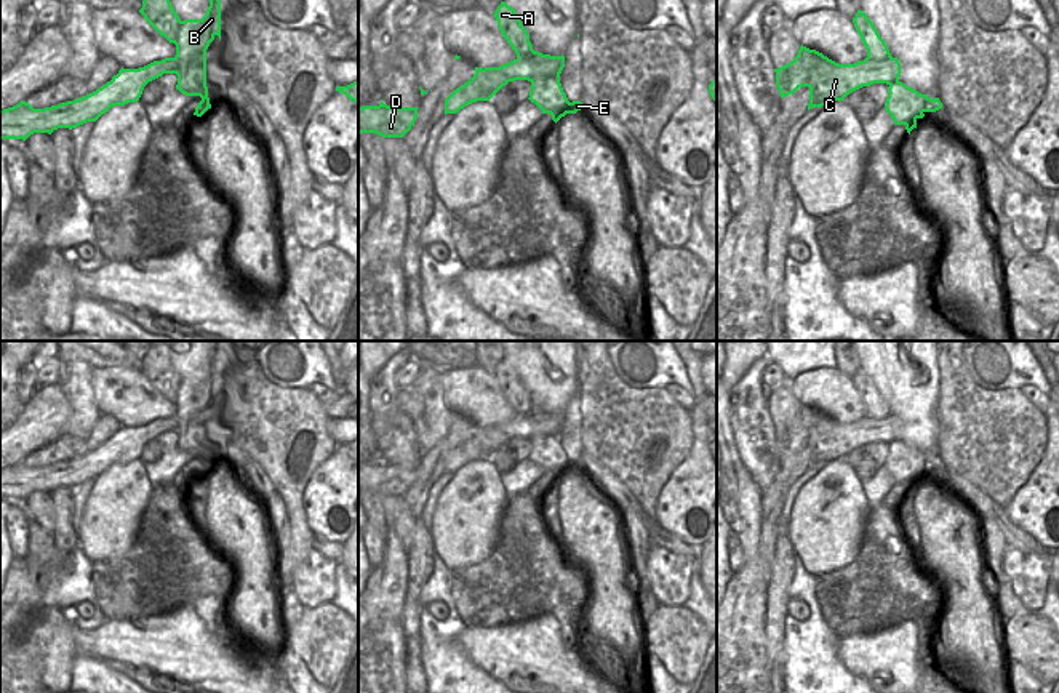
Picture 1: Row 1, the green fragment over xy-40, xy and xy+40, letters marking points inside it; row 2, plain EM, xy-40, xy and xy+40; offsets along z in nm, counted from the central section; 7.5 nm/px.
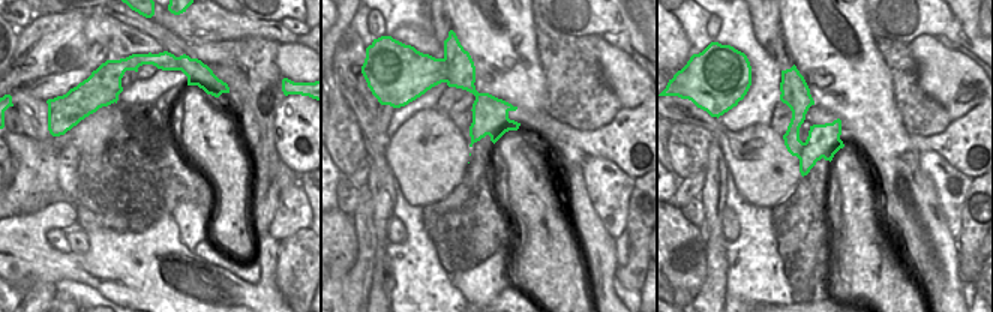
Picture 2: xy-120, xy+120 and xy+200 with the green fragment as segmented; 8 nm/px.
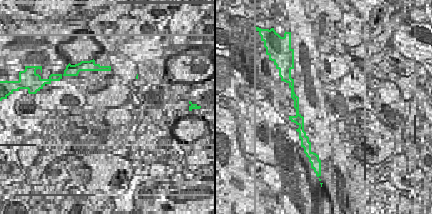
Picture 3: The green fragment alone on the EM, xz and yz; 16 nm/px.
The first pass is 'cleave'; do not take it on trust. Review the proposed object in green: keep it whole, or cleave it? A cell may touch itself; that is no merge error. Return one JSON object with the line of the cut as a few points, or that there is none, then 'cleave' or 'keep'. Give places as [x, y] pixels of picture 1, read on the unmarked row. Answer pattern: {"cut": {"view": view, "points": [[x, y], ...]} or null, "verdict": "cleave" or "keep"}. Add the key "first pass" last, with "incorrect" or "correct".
{"cut": {"view": "xy", "points": [[533, 410], [533, 431], [536, 436], [531, 440]]}, "verdict": "cleave", "first pass": "correct"}

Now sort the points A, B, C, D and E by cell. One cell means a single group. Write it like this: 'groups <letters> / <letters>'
groups A B E / C D

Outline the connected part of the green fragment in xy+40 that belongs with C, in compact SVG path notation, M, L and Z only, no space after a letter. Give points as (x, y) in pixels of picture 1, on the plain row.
M803 403L793 419L774 427L774 431L781 456L793 453L801 445L809 447L808 469L843 459L849 451L862 445L873 442L891 443L899 439L899 434L893 431L893 415L883 419L865 416L854 423L838 423Z

